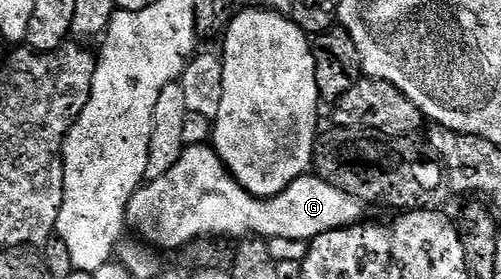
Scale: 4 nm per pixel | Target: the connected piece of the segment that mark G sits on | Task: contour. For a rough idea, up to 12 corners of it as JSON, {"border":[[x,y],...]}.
{"border":[[185,147],[124,218],[143,243],[311,242],[365,219],[315,174],[252,196],[215,148]]}

